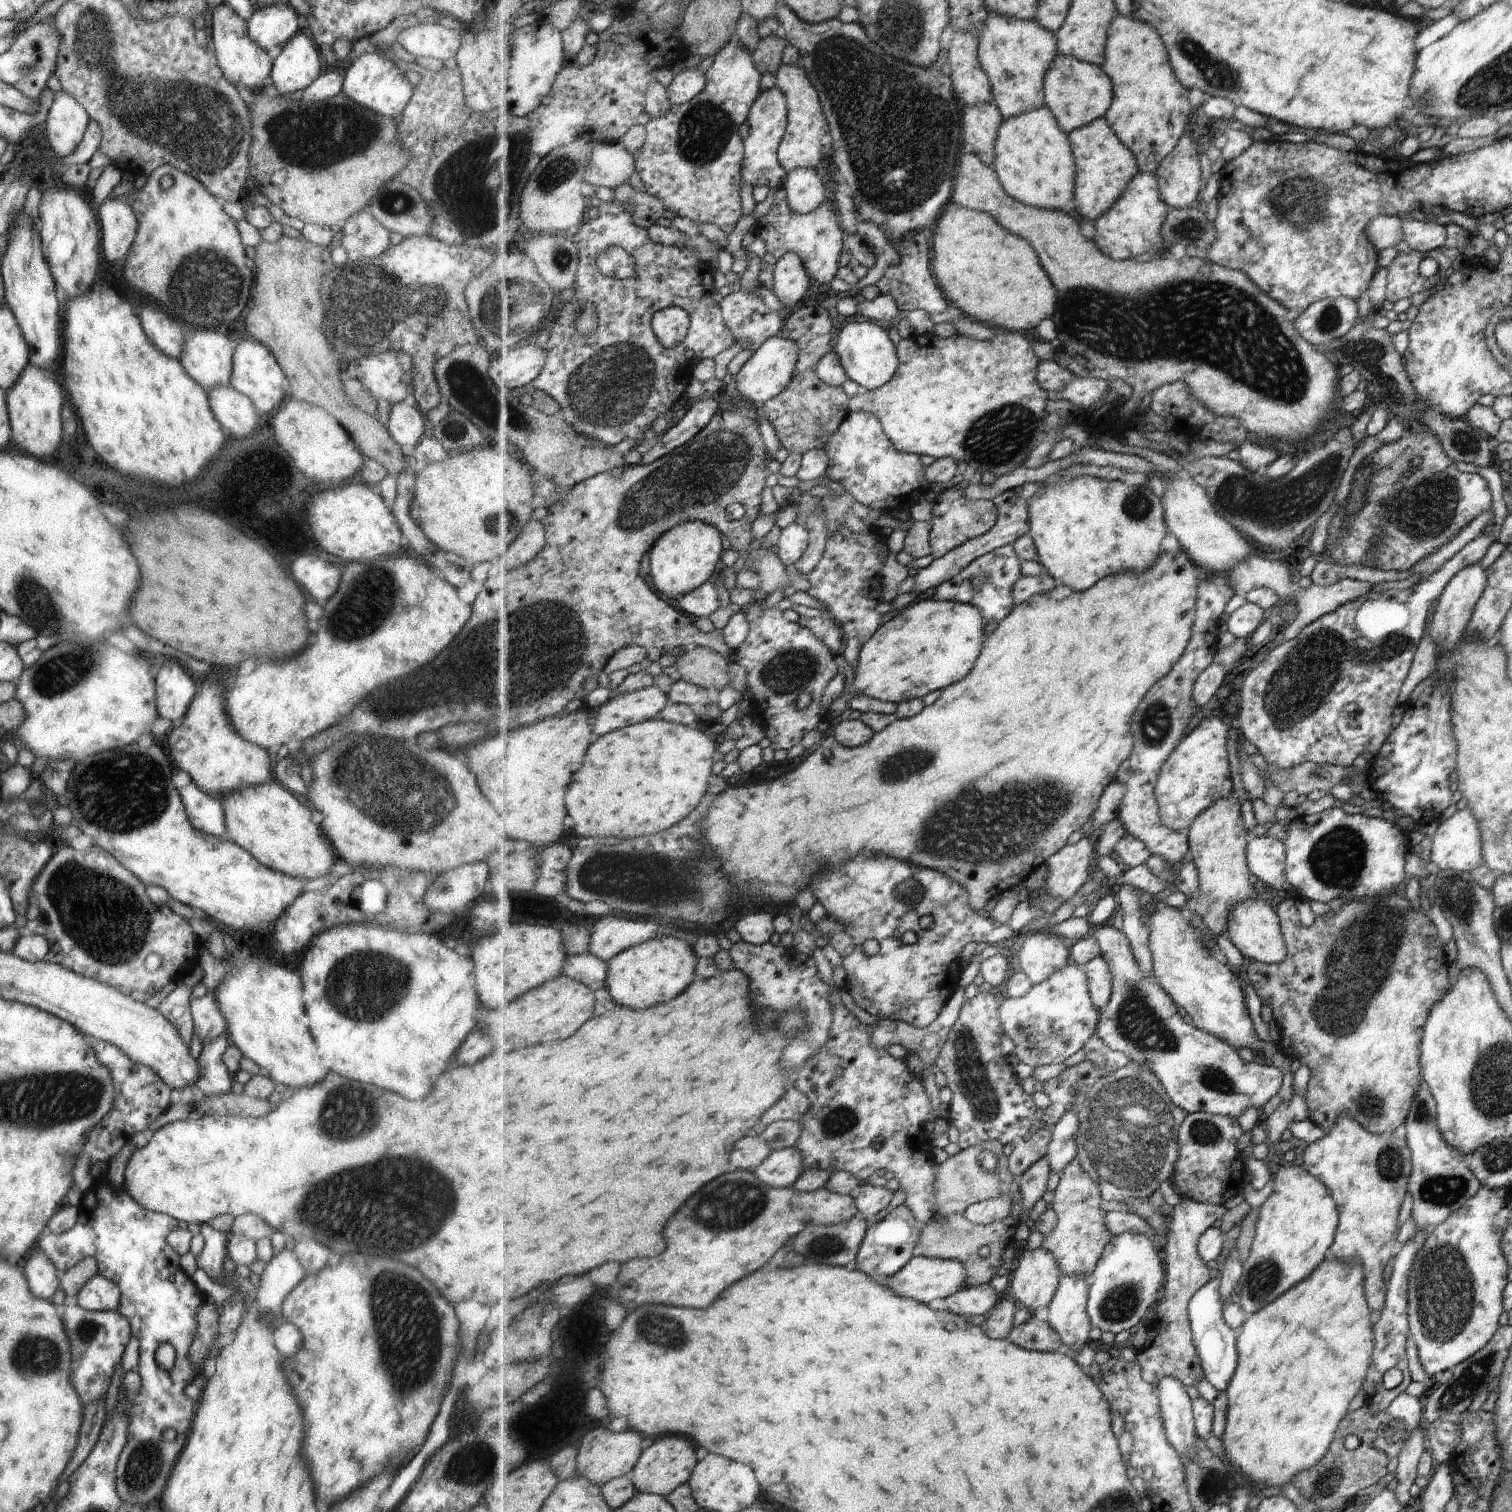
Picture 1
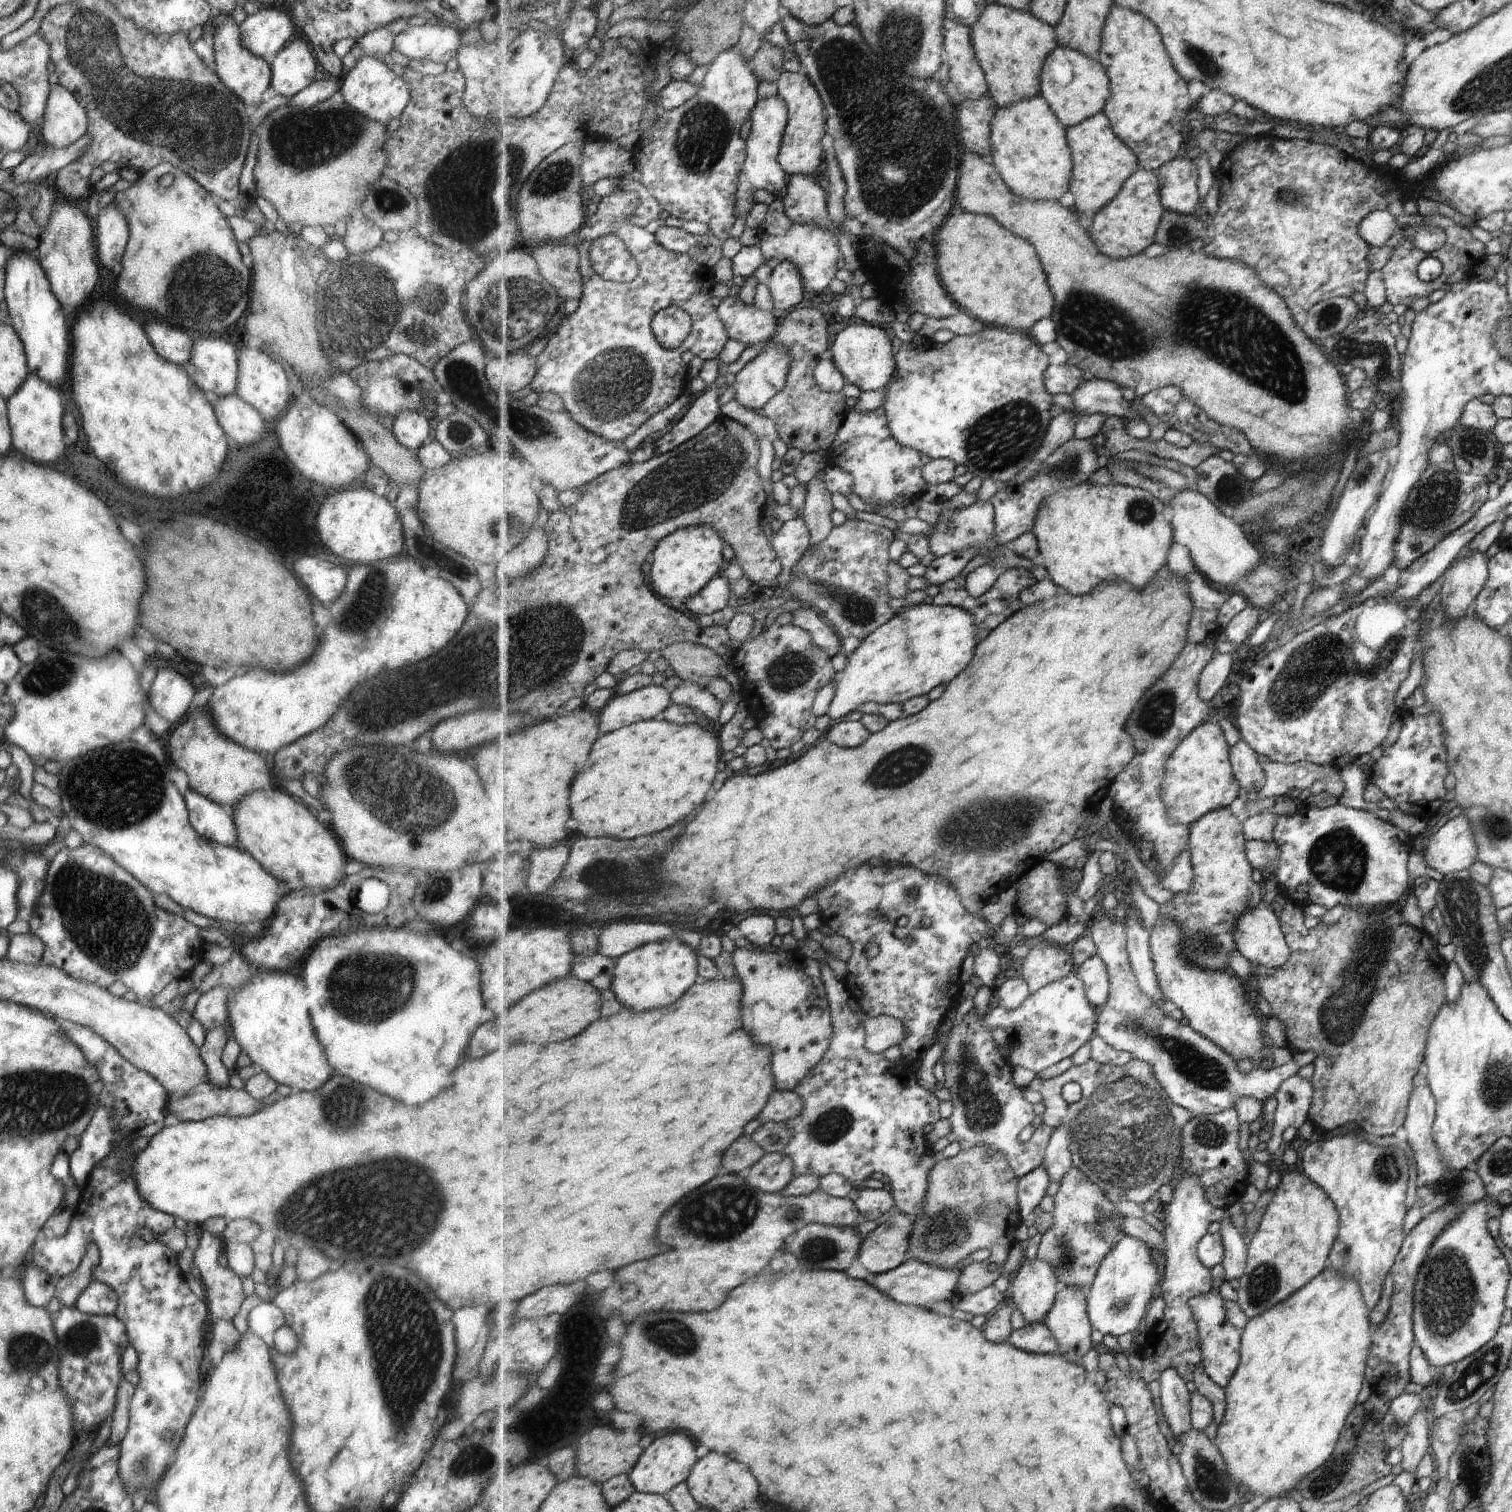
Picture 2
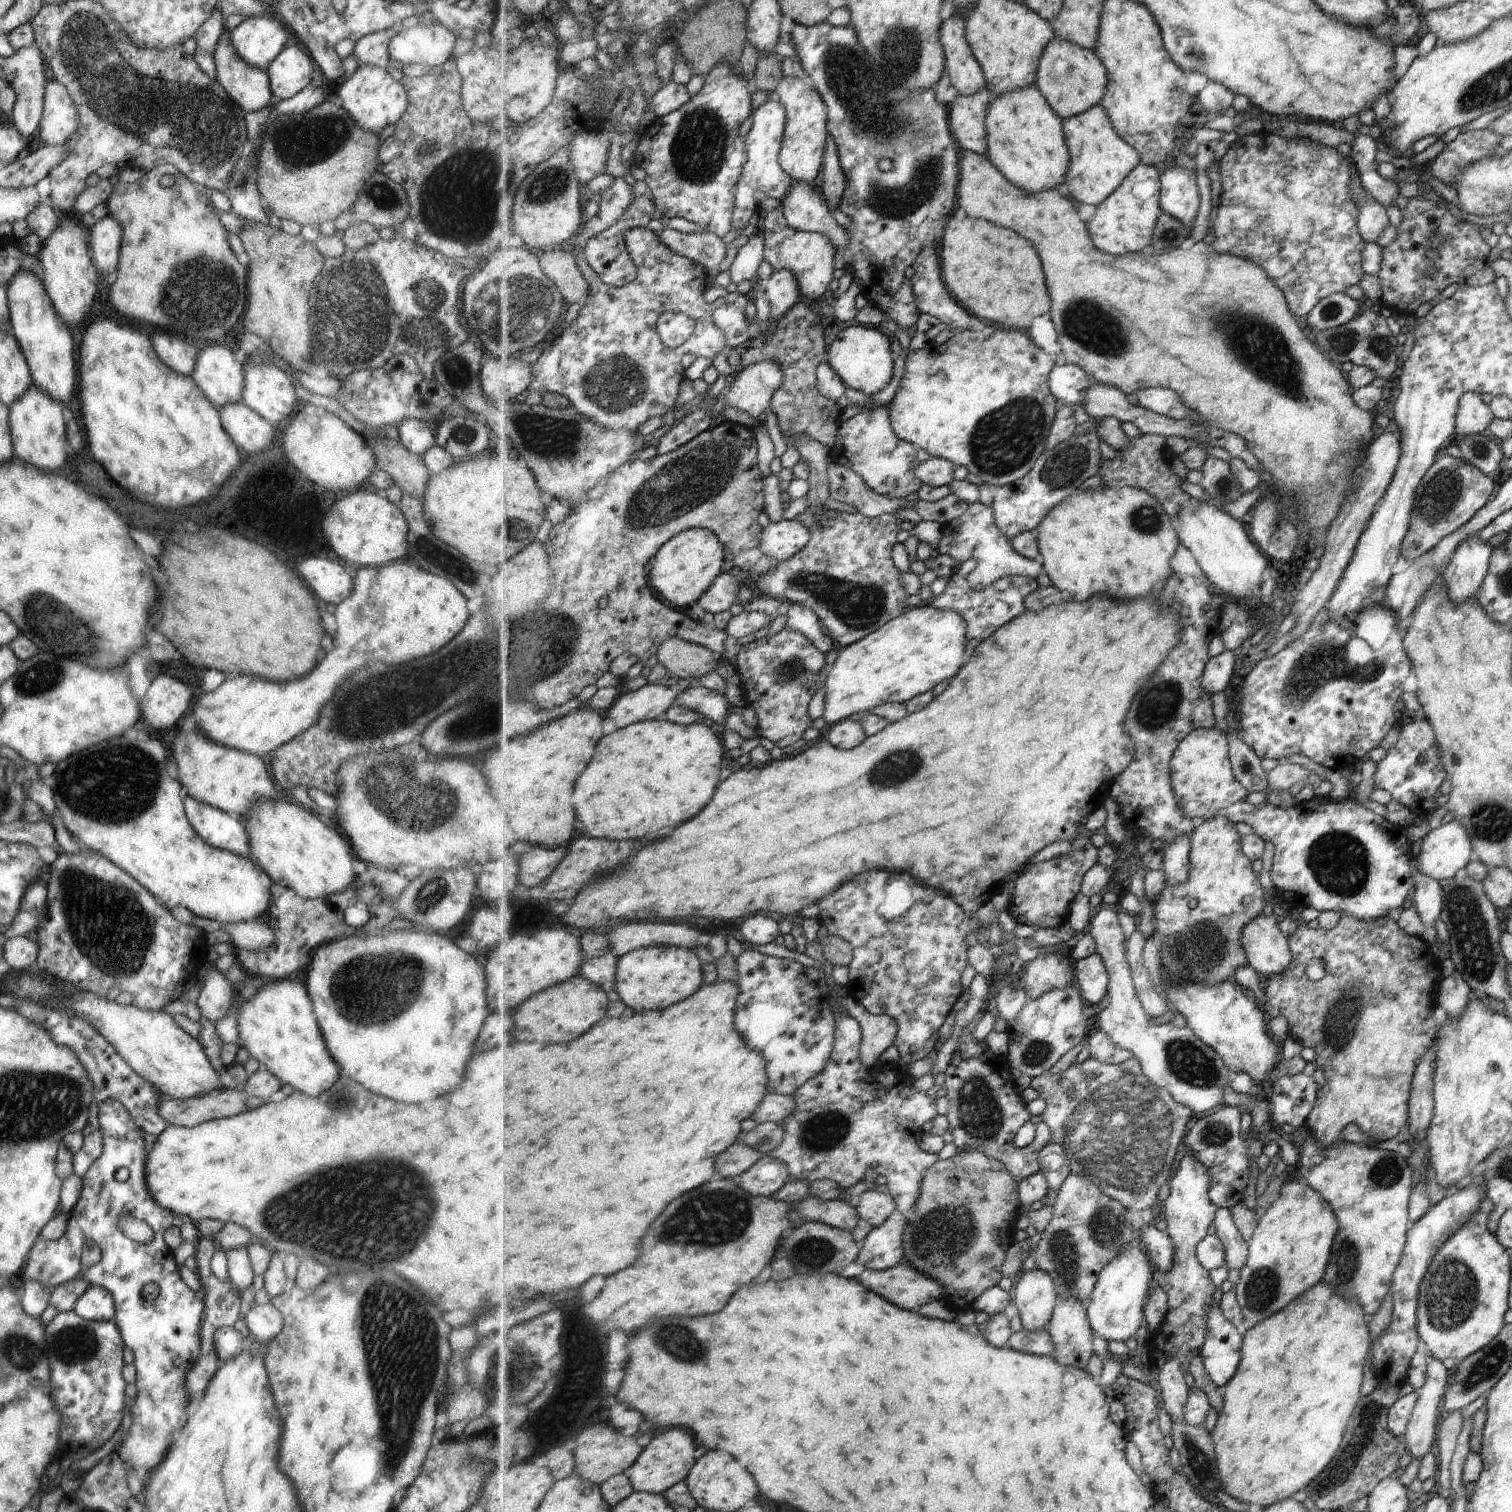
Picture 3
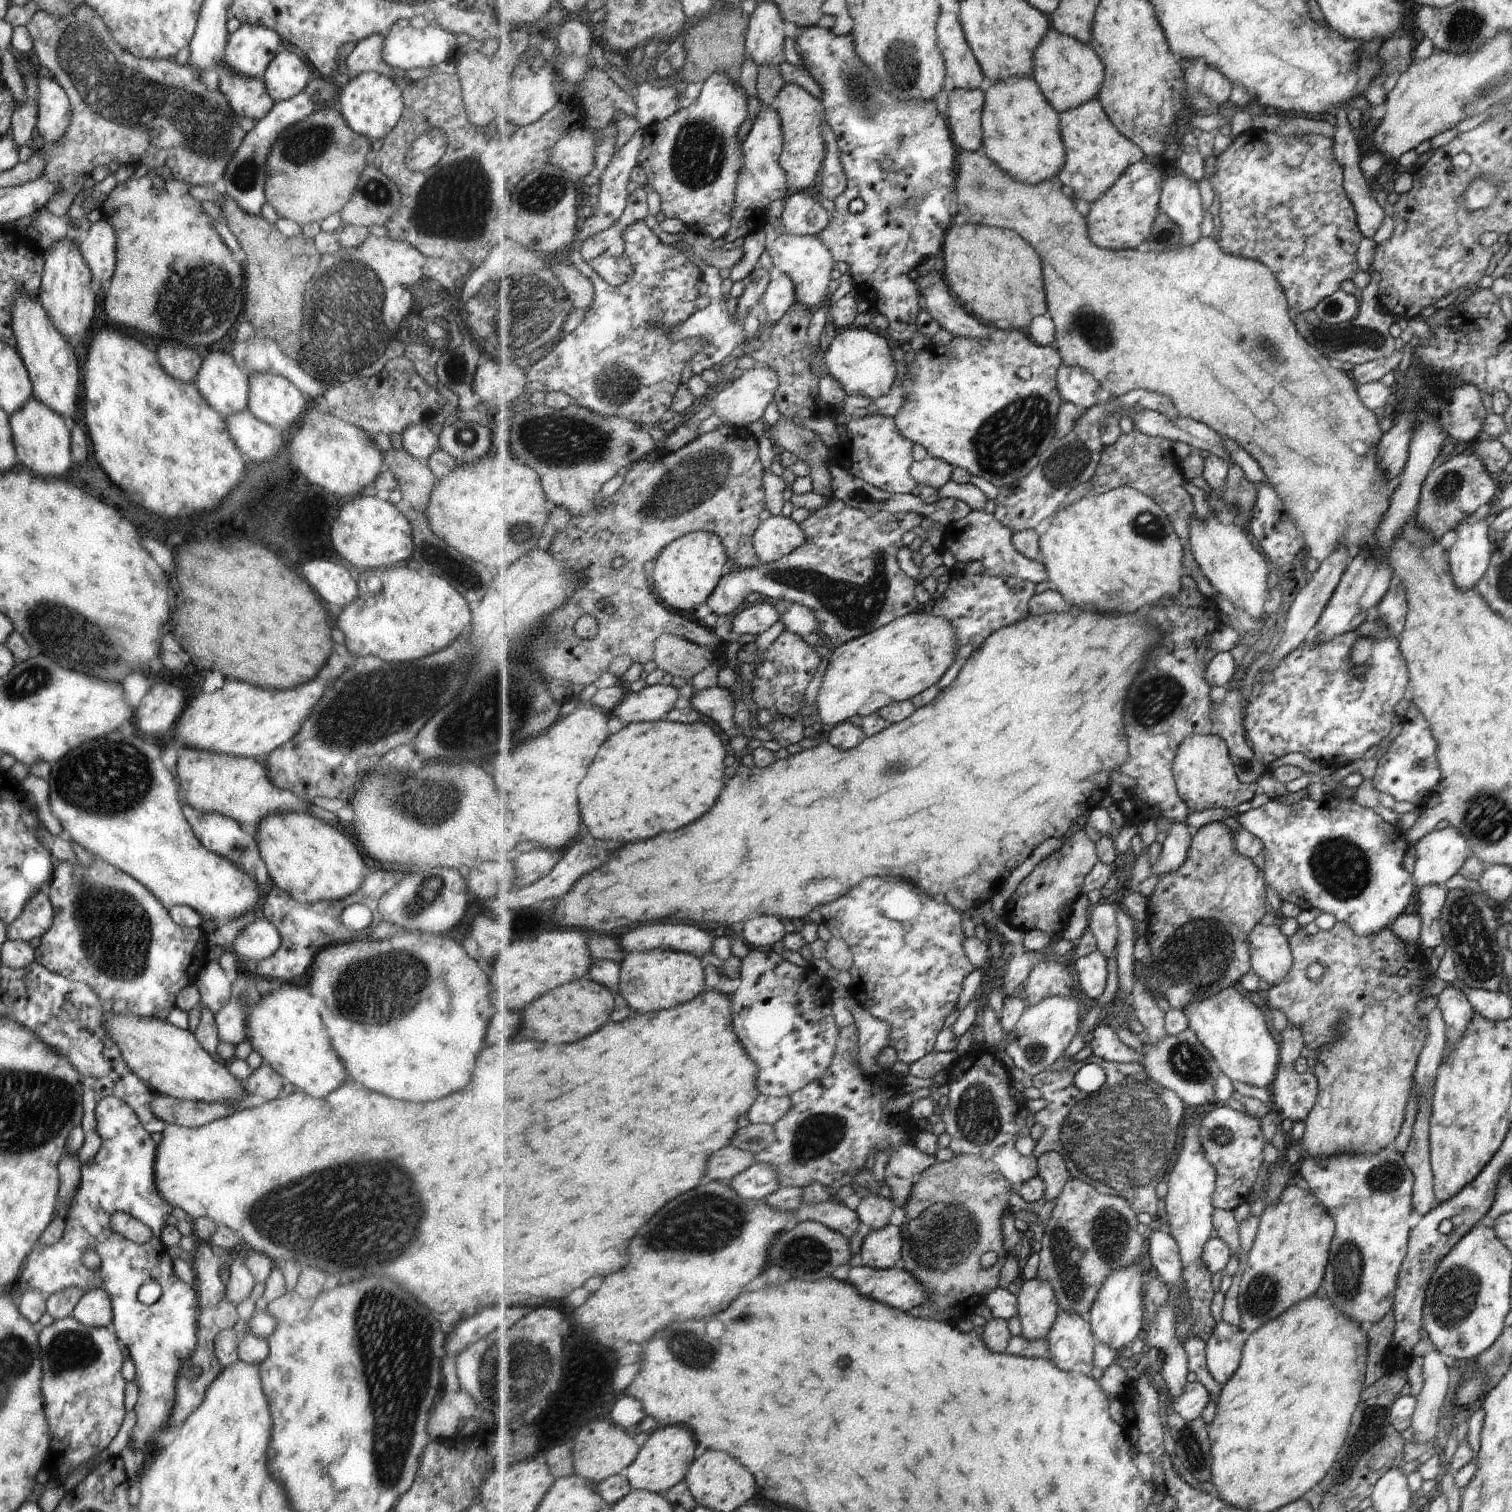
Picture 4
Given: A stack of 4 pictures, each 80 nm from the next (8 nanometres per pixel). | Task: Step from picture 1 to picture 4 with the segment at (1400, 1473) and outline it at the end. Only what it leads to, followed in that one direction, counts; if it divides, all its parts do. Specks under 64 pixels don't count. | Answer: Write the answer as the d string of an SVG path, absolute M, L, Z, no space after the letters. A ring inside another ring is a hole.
M1435 1350L1426 1354L1422 1360L1422 1378L1424 1380L1421 1392L1416 1398L1415 1412L1412 1416L1412 1432L1414 1432L1414 1443L1426 1444L1432 1438L1441 1434L1439 1415L1441 1407L1446 1400L1449 1388L1449 1367L1446 1366L1445 1357Z

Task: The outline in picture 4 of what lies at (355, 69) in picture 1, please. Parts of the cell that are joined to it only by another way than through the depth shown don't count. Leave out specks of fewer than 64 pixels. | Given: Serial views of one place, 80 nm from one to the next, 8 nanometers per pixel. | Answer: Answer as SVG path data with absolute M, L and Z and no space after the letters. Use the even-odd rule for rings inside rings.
M364 72L343 86L342 92L335 100L335 105L350 130L374 142L384 139L396 127L404 111L402 92L402 87L396 85L390 77L378 72Z

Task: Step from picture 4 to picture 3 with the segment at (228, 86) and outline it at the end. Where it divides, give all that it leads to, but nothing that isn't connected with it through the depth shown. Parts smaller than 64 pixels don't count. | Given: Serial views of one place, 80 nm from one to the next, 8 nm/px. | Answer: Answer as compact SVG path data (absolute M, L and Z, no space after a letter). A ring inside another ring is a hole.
M229 34L218 38L213 59L217 81L245 114L262 110L272 103L274 97L267 72L246 64L230 42Z

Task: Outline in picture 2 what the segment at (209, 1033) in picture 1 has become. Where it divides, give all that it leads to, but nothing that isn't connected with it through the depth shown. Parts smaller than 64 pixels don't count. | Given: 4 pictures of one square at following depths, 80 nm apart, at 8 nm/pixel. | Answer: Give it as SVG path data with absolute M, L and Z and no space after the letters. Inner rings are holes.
M218 986L212 990L202 993L192 1016L202 1025L206 1031L227 1027L229 1016L227 1011L227 1000L230 996L229 987Z

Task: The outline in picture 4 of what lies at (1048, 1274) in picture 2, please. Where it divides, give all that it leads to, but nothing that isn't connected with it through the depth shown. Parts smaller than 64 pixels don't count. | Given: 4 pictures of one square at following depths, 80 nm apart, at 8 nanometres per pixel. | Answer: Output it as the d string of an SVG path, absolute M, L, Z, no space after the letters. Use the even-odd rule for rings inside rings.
M1038 1277L1020 1280L1020 1320L1028 1340L1049 1340L1061 1315L1061 1305L1054 1286Z

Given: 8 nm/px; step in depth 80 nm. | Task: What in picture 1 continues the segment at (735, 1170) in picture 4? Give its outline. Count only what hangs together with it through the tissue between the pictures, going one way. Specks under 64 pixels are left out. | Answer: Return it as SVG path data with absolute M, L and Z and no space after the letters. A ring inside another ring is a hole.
M750 1134L738 1142L734 1152L734 1164L740 1169L756 1171L773 1152L773 1148L762 1135Z

